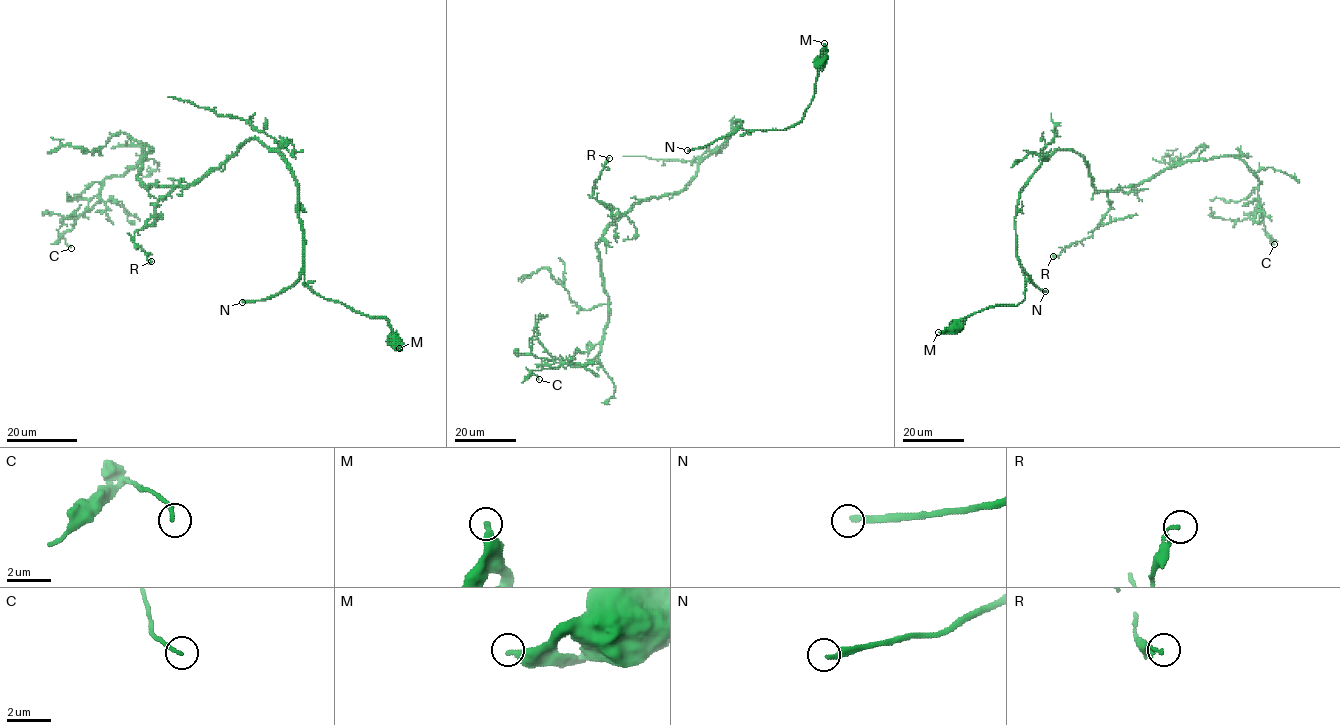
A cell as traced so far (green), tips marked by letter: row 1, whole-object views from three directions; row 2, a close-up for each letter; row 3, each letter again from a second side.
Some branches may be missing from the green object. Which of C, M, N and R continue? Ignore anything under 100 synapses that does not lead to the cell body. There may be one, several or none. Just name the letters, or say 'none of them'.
N

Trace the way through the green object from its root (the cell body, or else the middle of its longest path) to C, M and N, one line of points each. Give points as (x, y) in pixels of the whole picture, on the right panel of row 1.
C: (955, 325), (1025, 298), (1019, 191), (1057, 149), (1084, 158), (1096, 191), (1126, 192), (1238, 157), (1274, 244)
M: (955, 325), (947, 332), (938, 332)
N: (955, 325), (990, 307), (1020, 302), (1025, 298), (1026, 285), (1021, 267), (1045, 291)

